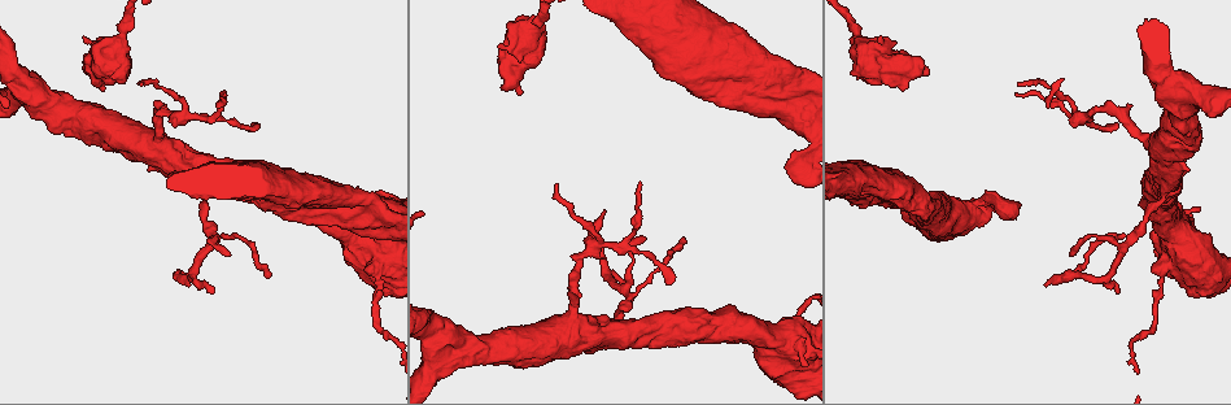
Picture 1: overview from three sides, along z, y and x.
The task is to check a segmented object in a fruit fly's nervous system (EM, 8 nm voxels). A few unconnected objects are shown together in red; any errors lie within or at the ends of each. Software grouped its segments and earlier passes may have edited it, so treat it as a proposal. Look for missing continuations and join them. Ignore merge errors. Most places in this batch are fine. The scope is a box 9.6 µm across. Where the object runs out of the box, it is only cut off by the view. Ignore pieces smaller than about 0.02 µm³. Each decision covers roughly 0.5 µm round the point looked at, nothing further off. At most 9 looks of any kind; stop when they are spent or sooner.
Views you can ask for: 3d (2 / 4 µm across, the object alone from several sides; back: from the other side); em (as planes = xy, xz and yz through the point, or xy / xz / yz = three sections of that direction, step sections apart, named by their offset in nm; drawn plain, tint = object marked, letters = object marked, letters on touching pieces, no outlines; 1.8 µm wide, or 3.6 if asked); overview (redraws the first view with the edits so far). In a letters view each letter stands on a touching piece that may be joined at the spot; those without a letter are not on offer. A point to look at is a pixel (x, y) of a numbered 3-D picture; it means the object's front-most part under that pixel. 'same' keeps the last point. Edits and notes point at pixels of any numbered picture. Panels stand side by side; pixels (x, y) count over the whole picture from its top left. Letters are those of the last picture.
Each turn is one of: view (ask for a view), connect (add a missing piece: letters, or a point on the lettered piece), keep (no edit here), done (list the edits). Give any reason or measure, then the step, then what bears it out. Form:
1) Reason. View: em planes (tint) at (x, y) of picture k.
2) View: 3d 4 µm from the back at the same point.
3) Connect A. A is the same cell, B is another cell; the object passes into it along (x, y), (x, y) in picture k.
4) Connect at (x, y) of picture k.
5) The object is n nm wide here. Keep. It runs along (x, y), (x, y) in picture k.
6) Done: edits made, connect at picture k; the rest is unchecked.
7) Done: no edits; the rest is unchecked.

Thin end. View: em planes (letters) at (603, 212) of picture 1.

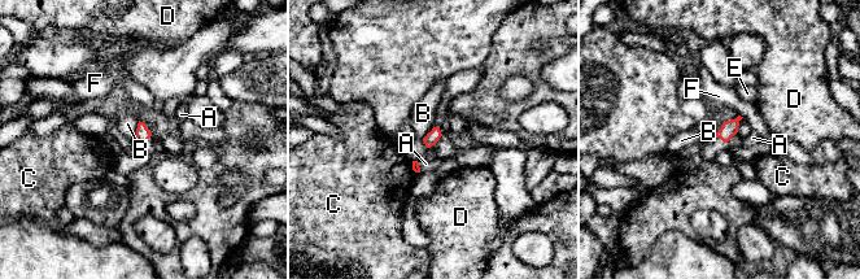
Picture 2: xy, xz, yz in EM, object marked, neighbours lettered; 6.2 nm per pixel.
Keep. A, B, C, D, E and F are other cells; a border runs along (139, 121), (135, 140) in picture 2; none of them fits.

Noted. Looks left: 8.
Stops while still wide. View: 3d 2 µm at (102, 90) of picture 1.

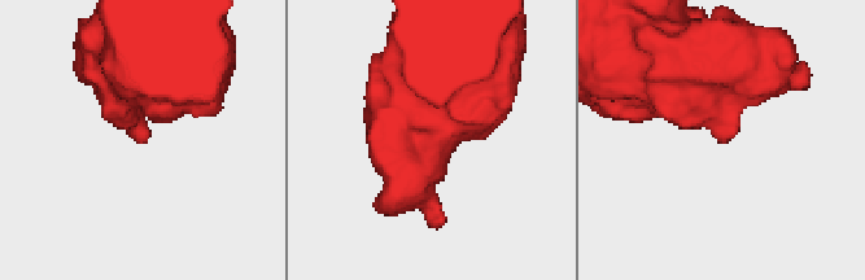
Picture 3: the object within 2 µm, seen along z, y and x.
View: em planes (letters) at (146, 139) of picture 3.

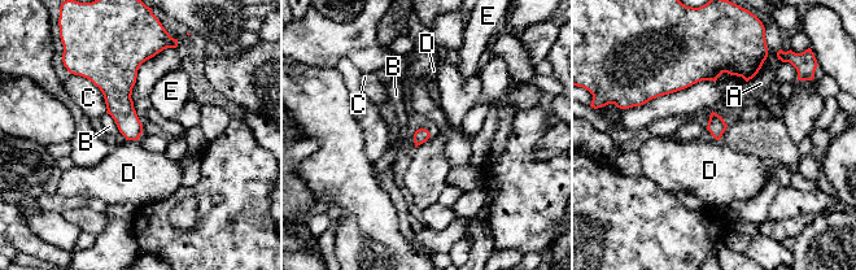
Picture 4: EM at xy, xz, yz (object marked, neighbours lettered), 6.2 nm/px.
The longest contact is with C, 340 nm. Keep. A, B, C, D and E are other cells; none of them fits.

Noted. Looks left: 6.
Thin end. View: 3d 4 µm at (1014, 94) of picture 1.

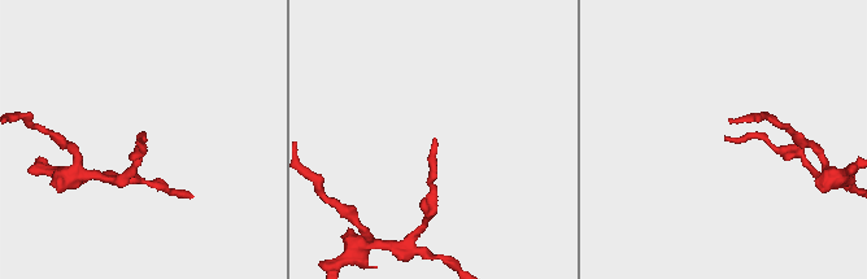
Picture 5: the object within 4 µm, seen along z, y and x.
View: em yz step 4 (tint) at (724, 136) of picture 5.

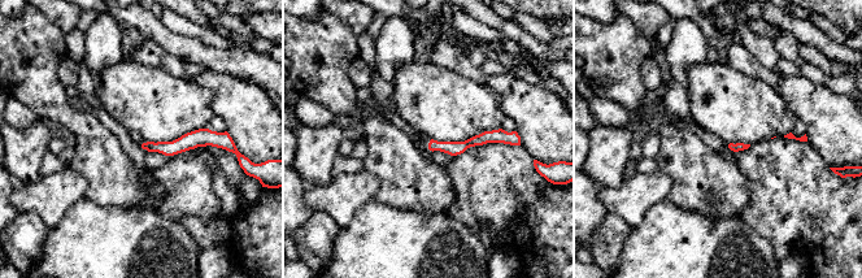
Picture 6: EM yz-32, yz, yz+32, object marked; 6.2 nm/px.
View: em planes (letters) at the same point.

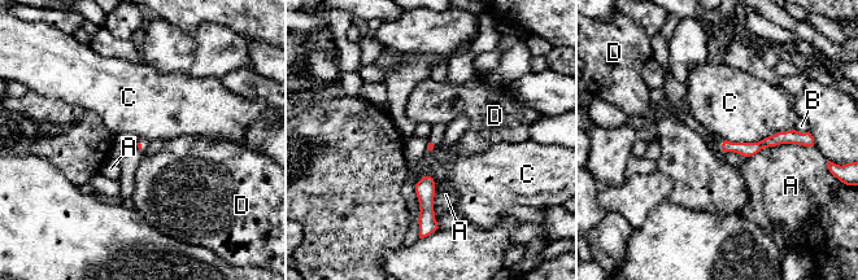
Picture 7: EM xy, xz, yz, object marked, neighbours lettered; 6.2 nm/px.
The longest contact is with C, 440 nm. Keep. A, B, C and D are other cells; it runs along (800, 136), (757, 147), (724, 147) in picture 7; none of them fits.

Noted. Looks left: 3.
View: 3d 4 µm at (343, 205) of picture 1.

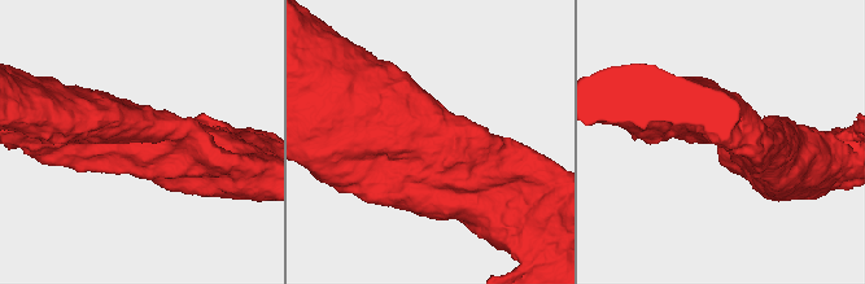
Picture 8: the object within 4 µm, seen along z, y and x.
Now the EM. View: em planes (plain) at (431, 155) of picture 8.

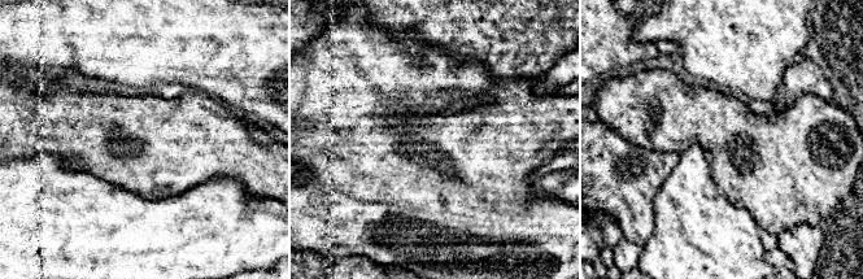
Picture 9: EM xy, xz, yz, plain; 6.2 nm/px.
View: em planes (letters) at the same point.

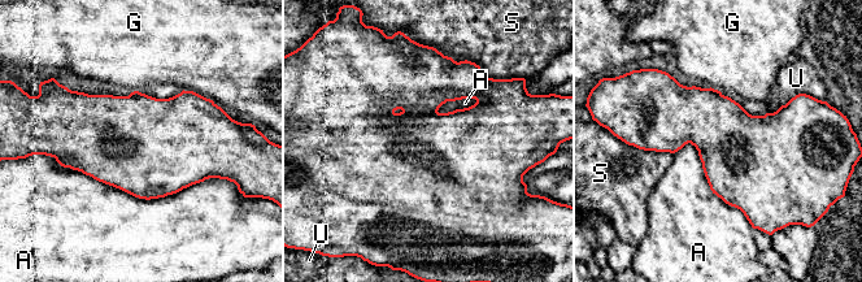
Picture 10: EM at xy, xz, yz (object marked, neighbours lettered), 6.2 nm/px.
Keep. A, G, S and U are other cells; a border runs along (48, 155), (146, 199), (220, 179) in picture 10; none of them fits.

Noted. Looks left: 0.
Done: no edits; the rest is unchecked.

